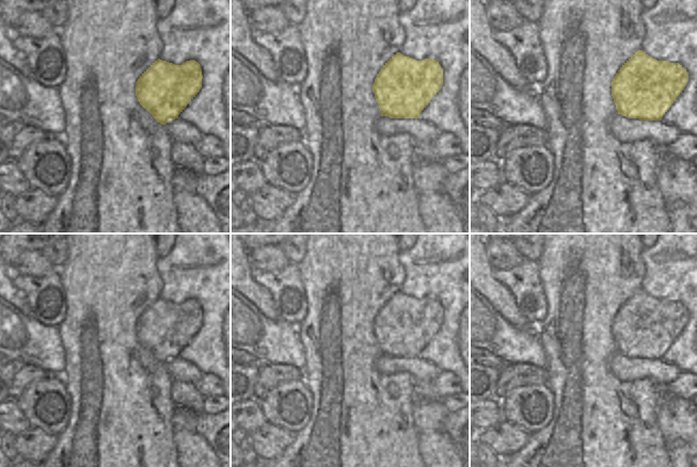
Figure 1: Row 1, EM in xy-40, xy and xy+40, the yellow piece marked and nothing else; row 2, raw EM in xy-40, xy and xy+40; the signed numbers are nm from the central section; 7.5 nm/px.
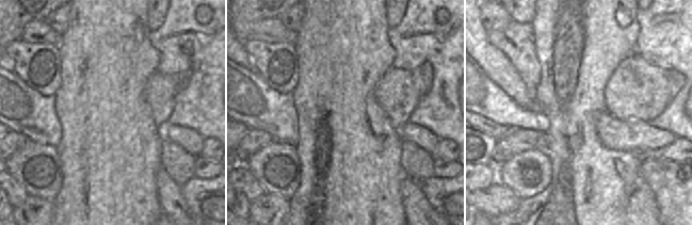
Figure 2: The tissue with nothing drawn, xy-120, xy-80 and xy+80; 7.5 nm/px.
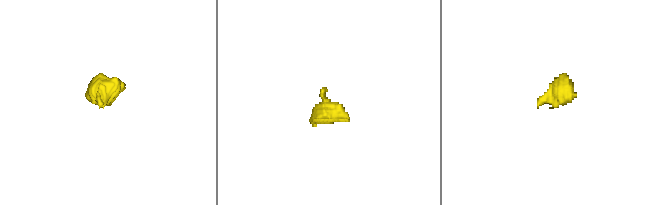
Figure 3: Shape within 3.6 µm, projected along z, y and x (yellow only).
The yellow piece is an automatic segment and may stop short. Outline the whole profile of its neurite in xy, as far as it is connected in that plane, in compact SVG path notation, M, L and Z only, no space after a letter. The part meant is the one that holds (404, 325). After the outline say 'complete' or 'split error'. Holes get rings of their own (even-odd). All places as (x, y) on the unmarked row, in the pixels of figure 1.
M397 291L377 313L373 331L381 355L419 357L442 324L443 307L438 300L416 300Z | complete

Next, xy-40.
M158 297L138 318L140 343L160 363L178 357L202 326L202 307L194 300L175 304Z | complete

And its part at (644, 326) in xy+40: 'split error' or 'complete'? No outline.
complete

